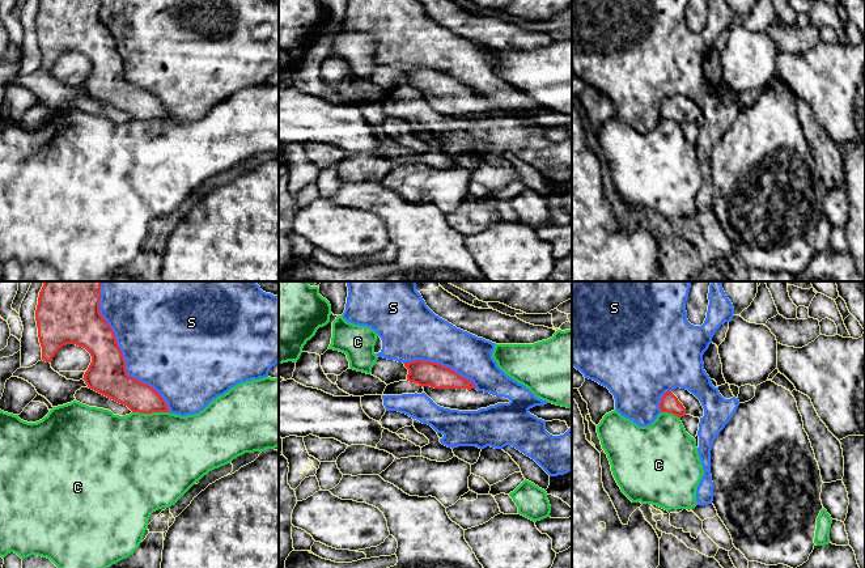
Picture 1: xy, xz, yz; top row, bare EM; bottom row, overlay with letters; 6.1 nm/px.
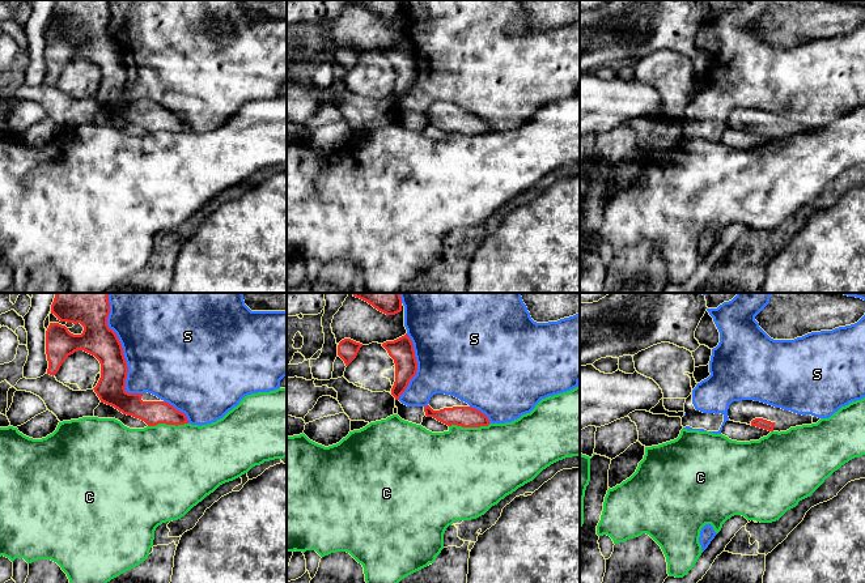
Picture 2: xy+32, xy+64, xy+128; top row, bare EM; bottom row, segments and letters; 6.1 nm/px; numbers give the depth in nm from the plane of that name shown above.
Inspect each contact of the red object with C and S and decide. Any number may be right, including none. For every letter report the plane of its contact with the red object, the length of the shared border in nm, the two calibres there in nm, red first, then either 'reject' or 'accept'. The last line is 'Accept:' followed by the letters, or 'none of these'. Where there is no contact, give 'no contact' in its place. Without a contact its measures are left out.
C: xy | 240 nm | 180/500 nm | reject
S: xy | 900 nm | 240/480 nm | reject
Accept: none of these

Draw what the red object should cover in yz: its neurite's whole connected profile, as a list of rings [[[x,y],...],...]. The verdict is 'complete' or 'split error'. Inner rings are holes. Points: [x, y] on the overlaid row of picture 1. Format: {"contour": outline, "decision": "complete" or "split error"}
{"contour": [[[677,387],[673,391],[666,391],[660,402],[661,412],[669,412],[678,417],[691,415],[703,417],[704,408],[700,400],[686,389]]], "decision": "split error"}

